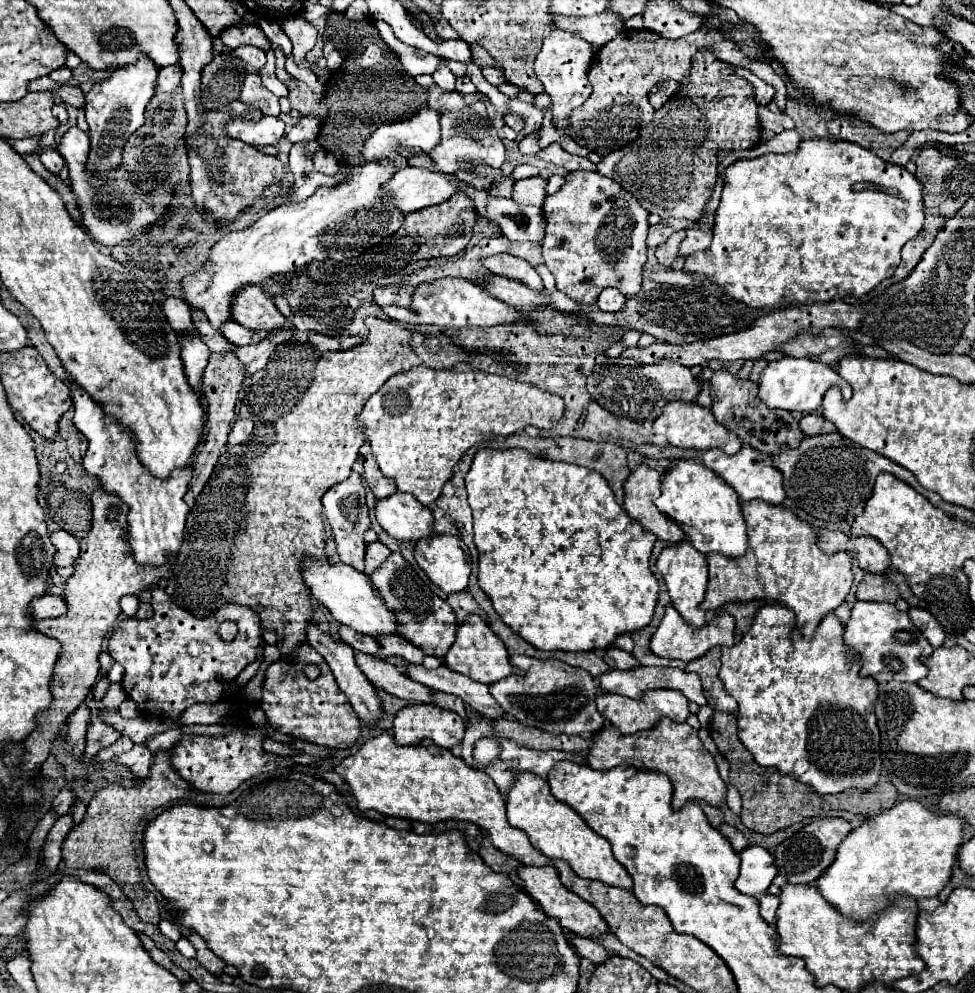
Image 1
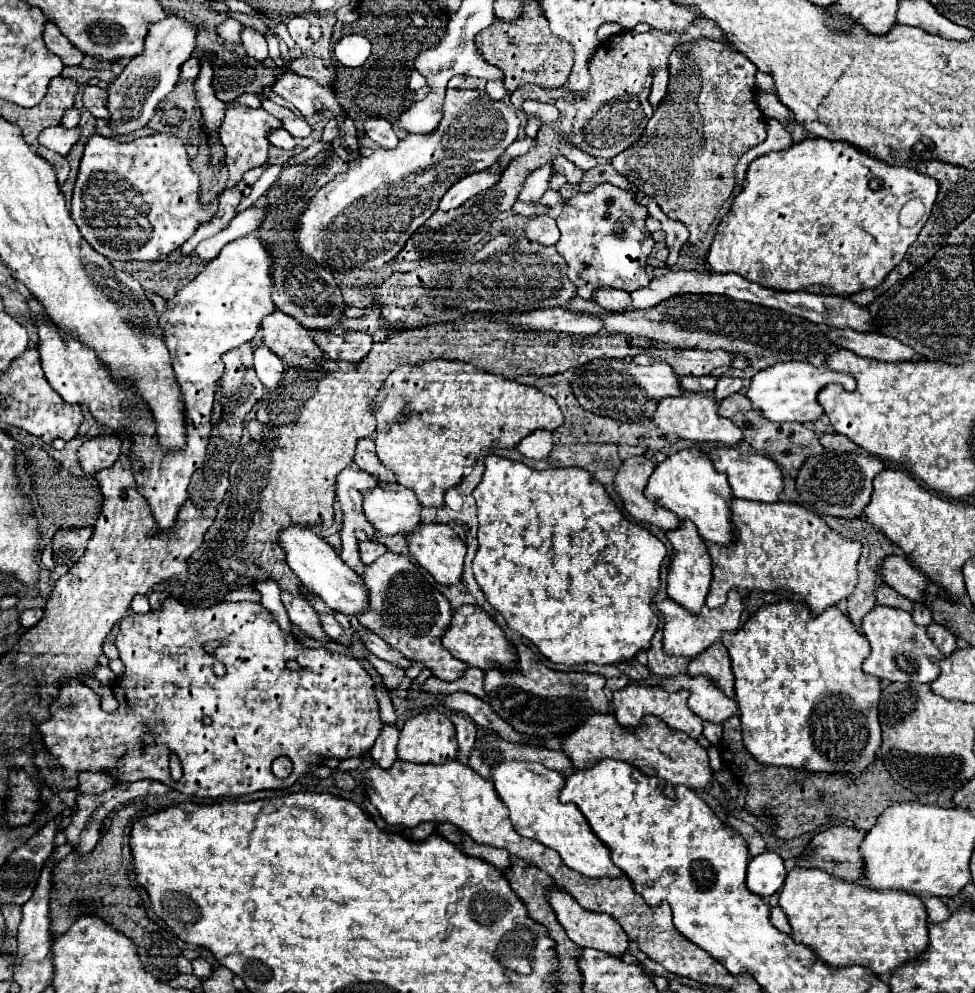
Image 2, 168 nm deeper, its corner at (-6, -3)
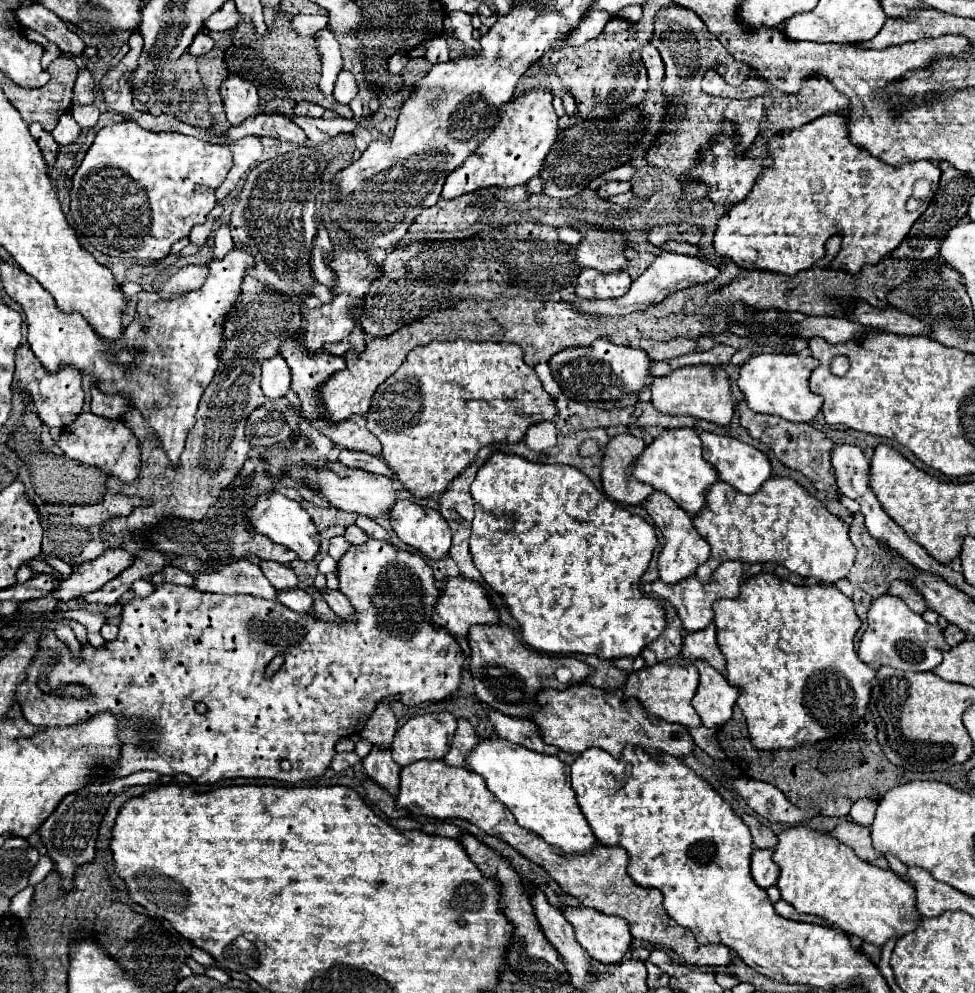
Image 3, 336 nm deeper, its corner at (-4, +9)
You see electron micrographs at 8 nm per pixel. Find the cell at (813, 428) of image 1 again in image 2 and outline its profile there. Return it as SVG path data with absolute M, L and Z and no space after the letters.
M824 432L824 434L820 434L820 444L826 450L838 450L838 452L854 452L856 450L856 446L846 436L842 436L838 432L834 432L834 434Z

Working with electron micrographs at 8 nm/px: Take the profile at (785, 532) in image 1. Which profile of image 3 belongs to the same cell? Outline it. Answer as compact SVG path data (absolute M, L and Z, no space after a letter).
M780 476L768 478L756 494L742 494L736 488L732 488L730 484L718 480L708 488L706 506L692 518L692 524L698 530L698 534L712 548L710 558L696 570L696 576L702 582L708 582L708 578L712 576L716 566L720 566L722 562L740 560L740 562L748 562L748 564L776 562L800 576L806 576L806 578L814 576L822 584L834 584L848 576L848 572L854 564L854 556L856 556L856 548L848 538L848 526L844 524L844 520L834 516L832 512L828 512L826 506L818 498L814 498L808 490L804 490L792 478L780 478Z

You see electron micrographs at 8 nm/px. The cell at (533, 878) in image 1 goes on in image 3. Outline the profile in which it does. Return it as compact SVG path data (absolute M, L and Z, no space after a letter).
M566 908L564 916L574 926L580 946L602 964L618 964L630 948L632 934L624 918L606 916L592 908Z

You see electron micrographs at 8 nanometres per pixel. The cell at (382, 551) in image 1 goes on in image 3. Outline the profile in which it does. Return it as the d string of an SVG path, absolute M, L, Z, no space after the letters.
M352 524L352 526L346 528L344 538L346 538L350 544L364 544L364 542L368 540L368 536L364 536L364 532L360 532L360 528L358 528L356 524Z

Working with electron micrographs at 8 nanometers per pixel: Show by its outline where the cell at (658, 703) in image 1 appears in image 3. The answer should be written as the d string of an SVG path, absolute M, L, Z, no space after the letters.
M658 662L654 666L642 668L640 672L630 672L628 680L624 684L624 696L640 700L640 704L650 714L656 714L656 716L664 718L666 722L676 722L686 728L698 728L702 722L690 704L696 694L696 688L698 688L698 670L694 664L680 666L680 664Z

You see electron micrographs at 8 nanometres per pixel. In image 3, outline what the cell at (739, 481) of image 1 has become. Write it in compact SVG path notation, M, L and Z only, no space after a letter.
M700 432L700 440L702 440L702 450L704 450L704 460L716 468L718 478L722 482L728 482L730 486L738 488L740 492L754 494L772 476L772 466L770 466L768 456L762 454L760 450L756 450L754 446L744 444L730 436L714 434L714 432Z

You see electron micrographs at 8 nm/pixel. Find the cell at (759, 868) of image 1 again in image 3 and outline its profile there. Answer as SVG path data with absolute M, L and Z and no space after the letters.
M754 850L752 854L752 876L760 888L770 888L780 876L780 868L772 860L772 850Z

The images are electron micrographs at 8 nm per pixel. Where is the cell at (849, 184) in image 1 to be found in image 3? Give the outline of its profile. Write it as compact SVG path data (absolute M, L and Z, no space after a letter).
M836 112L824 114L798 130L782 130L768 140L768 146L774 158L774 166L764 168L756 178L748 198L734 204L732 210L720 218L718 230L714 234L714 248L720 256L730 258L738 266L782 272L788 276L800 270L808 270L820 258L824 258L824 244L834 234L842 236L842 248L836 254L832 266L844 268L846 272L858 272L866 264L878 264L898 248L898 244L910 232L912 224L928 208L928 204L924 204L920 210L906 210L906 200L912 194L914 182L926 178L938 186L942 174L934 162L904 164L900 168L884 164L882 160L868 154L868 150L850 142L848 116Z

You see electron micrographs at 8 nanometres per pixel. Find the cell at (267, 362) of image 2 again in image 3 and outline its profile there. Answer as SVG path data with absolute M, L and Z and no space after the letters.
M282 356L262 362L262 392L270 400L284 398L290 390L290 368Z

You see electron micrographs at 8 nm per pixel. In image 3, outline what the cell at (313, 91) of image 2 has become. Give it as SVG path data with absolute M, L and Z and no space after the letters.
M310 102L298 104L294 110L306 112L306 114L308 114L308 116L312 116L312 118L322 118L322 116L324 116L324 108L322 108L322 106L318 106L318 104L310 104Z

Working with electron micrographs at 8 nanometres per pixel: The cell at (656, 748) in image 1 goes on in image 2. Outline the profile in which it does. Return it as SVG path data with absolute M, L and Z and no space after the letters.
M614 714L588 716L578 730L570 732L570 736L564 736L562 750L564 754L570 756L572 764L580 770L592 768L596 762L604 758L612 758L612 760L634 764L636 768L640 768L642 772L648 772L650 776L666 778L666 794L670 798L676 798L674 788L678 784L684 784L692 790L704 790L712 786L712 768L710 768L706 750L686 732L672 730L656 716L646 716L644 724L638 728L620 726Z

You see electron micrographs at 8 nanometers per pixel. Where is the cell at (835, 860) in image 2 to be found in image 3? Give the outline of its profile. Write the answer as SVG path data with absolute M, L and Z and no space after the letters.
M844 822L844 824L836 826L836 830L832 832L832 836L836 836L840 842L848 844L850 848L854 848L854 852L862 860L866 860L866 862L872 862L874 864L878 858L882 858L880 852L874 854L870 830L866 826L860 826L856 822Z

